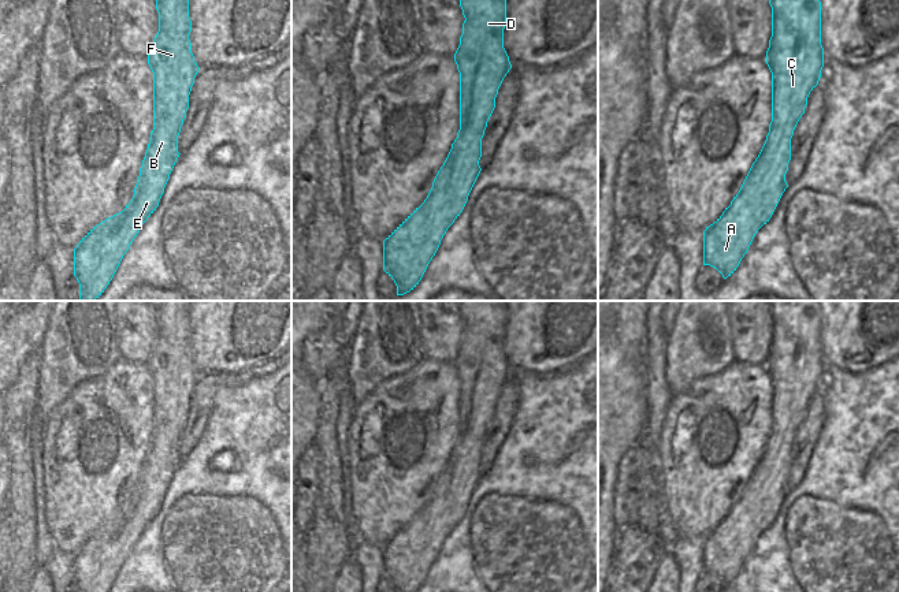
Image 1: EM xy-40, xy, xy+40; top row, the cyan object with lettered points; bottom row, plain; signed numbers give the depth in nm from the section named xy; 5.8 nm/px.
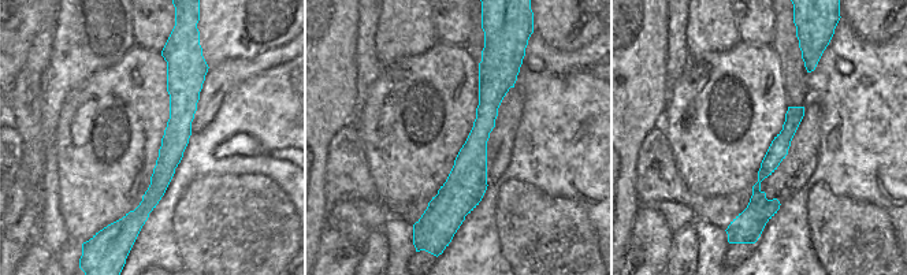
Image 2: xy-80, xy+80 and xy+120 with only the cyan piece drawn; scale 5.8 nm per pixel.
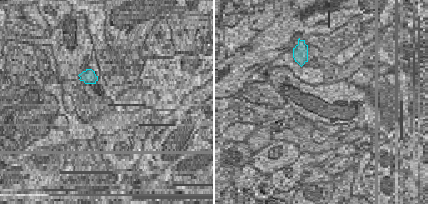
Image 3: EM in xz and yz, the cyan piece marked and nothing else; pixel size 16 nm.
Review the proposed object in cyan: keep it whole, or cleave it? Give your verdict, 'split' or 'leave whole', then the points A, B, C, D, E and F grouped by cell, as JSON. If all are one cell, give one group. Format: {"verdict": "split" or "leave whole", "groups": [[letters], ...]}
{"verdict": "leave whole", "groups": [["A", "B", "C", "D", "E", "F"]]}

